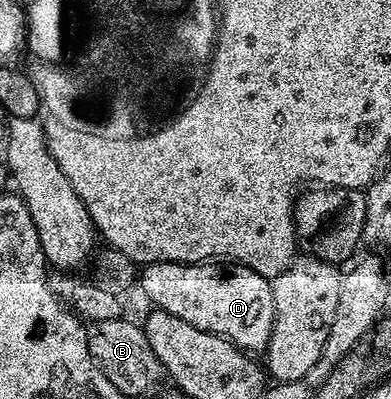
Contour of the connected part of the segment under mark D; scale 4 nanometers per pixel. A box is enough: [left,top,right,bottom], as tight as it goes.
[140,261,274,351]

